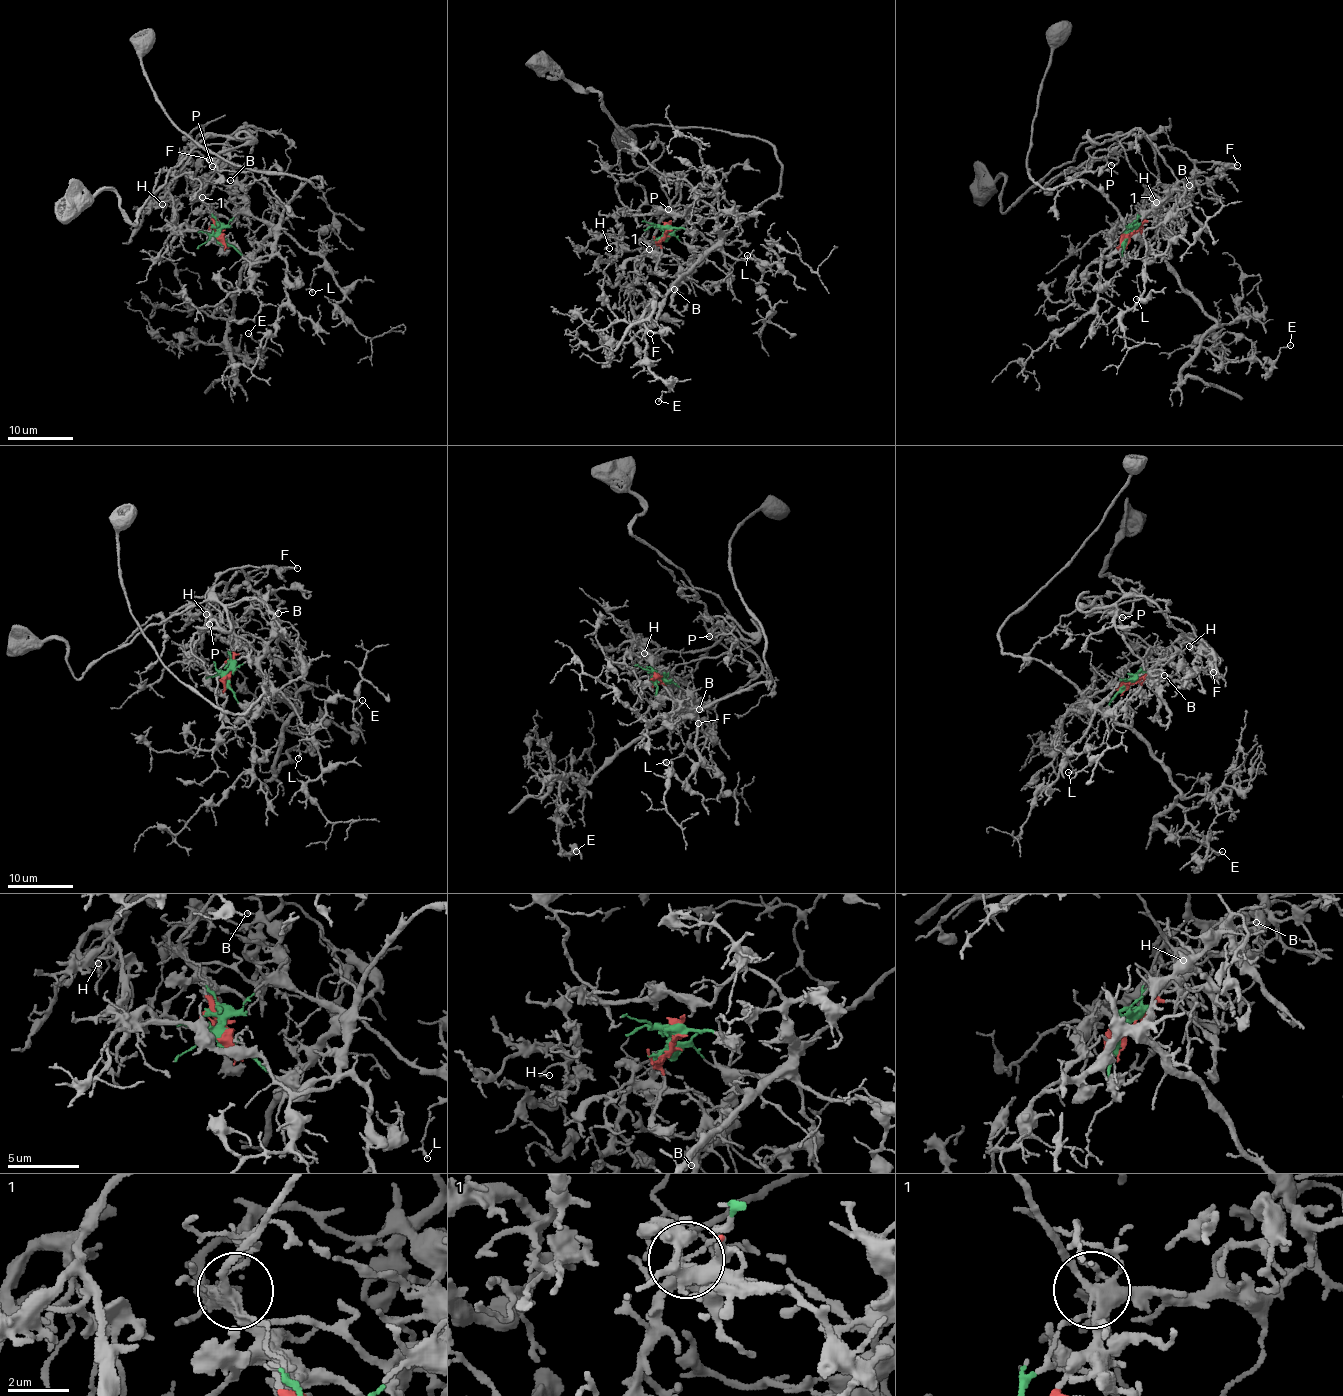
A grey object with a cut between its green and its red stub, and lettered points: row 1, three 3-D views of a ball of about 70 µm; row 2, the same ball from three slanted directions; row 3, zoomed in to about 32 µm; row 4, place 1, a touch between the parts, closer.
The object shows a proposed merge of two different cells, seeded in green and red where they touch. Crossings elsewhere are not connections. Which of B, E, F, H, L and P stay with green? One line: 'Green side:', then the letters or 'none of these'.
Green side: E, L

